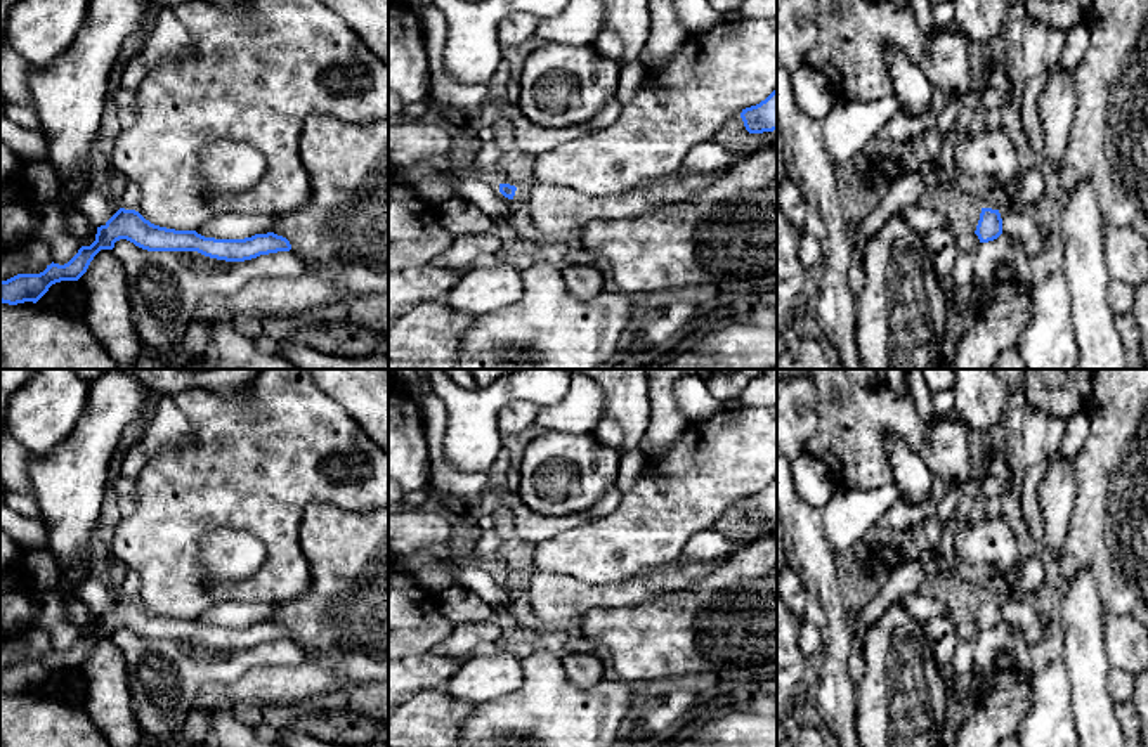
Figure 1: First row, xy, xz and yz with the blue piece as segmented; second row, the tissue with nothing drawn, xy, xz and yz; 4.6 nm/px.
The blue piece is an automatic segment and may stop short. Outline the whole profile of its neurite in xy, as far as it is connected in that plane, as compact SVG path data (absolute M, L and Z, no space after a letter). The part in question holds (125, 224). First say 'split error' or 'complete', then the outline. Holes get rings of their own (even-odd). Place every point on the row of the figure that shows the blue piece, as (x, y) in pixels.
complete; M120 208L104 225L97 227L95 241L82 246L64 265L50 263L40 274L17 274L0 281L0 302L17 305L36 303L52 284L78 281L101 250L113 250L114 243L127 239L147 251L198 251L205 257L245 262L260 255L290 251L286 237L274 232L255 234L245 239L205 237L196 231L175 231L151 224L135 210Z

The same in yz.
complete; M982 208L975 234L978 236L980 243L997 239L1002 234L1002 218L999 210Z

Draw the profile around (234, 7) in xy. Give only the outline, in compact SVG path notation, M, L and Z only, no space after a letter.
M206 0L215 3L217 7L224 9L234 17L245 17L250 14L248 0Z

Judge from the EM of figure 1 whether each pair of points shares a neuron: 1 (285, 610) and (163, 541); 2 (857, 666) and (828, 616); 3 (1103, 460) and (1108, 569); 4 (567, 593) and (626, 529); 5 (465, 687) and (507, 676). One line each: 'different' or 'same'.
1: different
2: different
3: same
4: different
5: same

